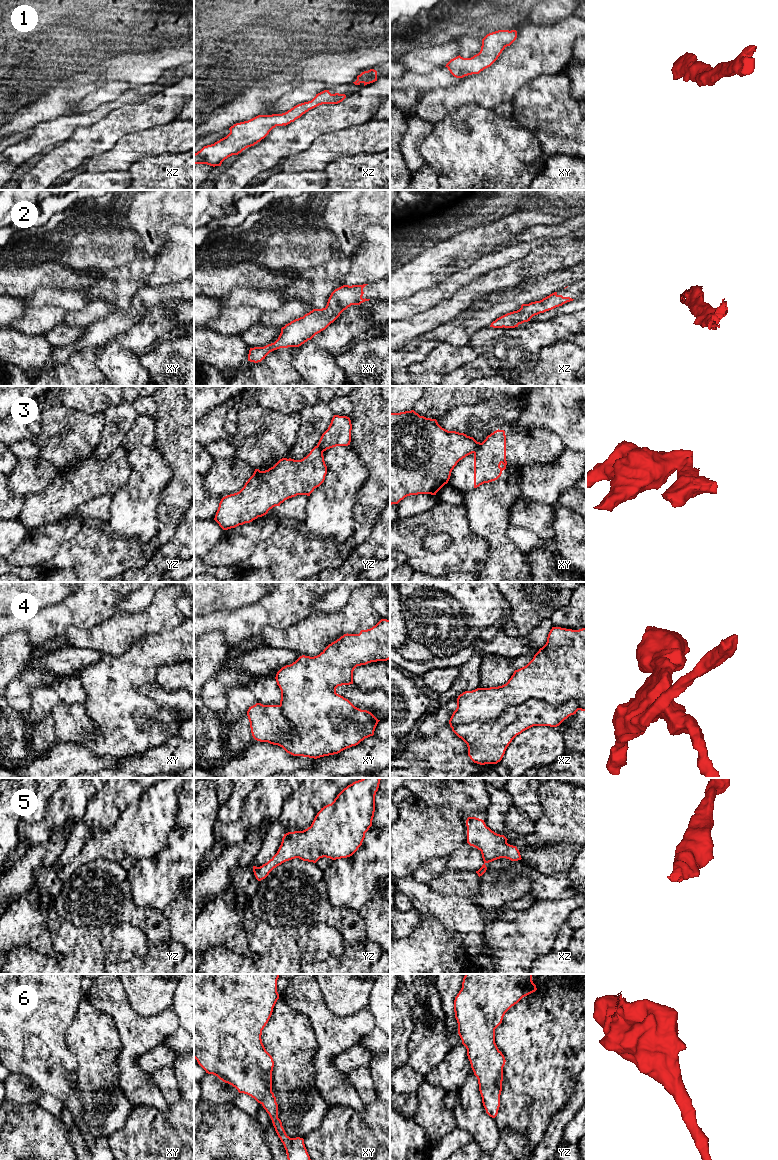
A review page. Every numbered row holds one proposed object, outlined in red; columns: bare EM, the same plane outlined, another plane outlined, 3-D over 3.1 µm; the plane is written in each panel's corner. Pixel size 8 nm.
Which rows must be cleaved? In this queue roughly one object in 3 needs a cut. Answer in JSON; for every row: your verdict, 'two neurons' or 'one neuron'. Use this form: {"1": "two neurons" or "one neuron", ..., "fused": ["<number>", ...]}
{"1": "one neuron", "2": "one neuron", "3": "two neurons", "4": "two neurons", "5": "one neuron", "6": "one neuron", "fused": ["3", "4"]}

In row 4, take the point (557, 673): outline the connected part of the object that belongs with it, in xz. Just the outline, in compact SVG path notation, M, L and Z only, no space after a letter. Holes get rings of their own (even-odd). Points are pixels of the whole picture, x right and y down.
M552 627L546 644L526 666L515 670L506 684L477 688L460 694L457 708L449 720L450 727L494 719L506 707L516 706L530 698L540 699L554 706L575 700L579 710L586 711L586 627L579 630Z

